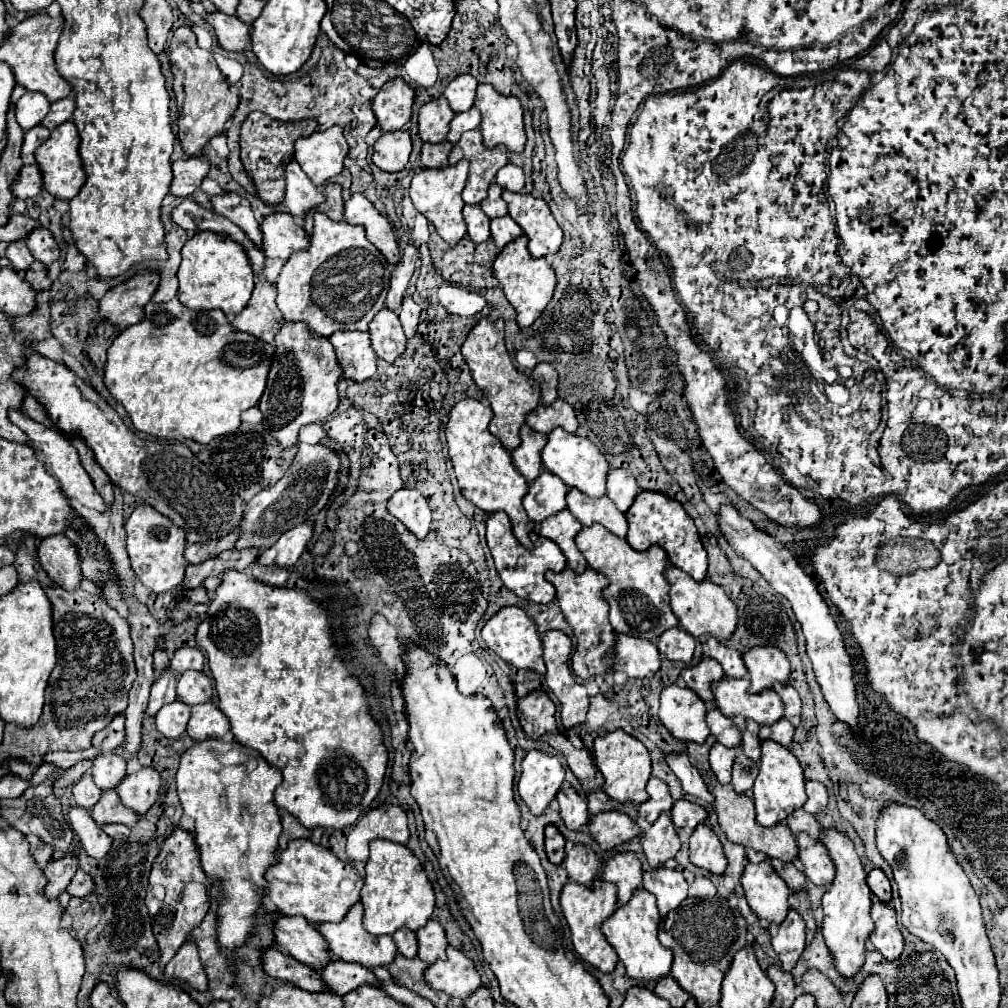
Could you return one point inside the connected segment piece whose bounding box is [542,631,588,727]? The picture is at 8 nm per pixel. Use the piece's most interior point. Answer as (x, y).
(572, 696)

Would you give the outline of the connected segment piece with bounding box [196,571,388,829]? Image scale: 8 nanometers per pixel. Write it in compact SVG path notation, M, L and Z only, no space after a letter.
M228 571L222 577L222 585L216 589L214 599L210 601L208 607L208 617L206 621L202 621L198 625L196 631L196 641L198 645L206 651L208 655L208 665L212 671L212 677L216 681L216 693L220 697L220 709L222 713L230 719L230 729L236 737L238 743L248 745L252 749L256 749L272 767L280 769L282 773L282 783L276 787L274 793L274 801L278 807L286 809L290 815L294 815L306 829L314 829L314 827L330 827L330 829L346 829L350 825L354 825L358 821L358 817L362 813L368 811L372 799L378 795L382 781L384 781L384 773L386 773L386 747L382 745L382 733L380 727L376 725L376 721L368 715L368 707L366 707L366 699L362 693L362 687L358 685L358 681L348 673L346 665L338 659L336 651L334 651L334 643L332 643L332 627L328 621L328 613L314 603L304 591L294 591L294 589L282 589L282 587L270 587L264 585L260 581L256 581L254 577L250 577L250 573L240 573L240 571Z

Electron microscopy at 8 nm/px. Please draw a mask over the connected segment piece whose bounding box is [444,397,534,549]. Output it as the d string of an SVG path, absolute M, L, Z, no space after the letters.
M472 397L460 399L452 409L446 425L446 441L448 441L448 453L452 467L456 471L456 479L460 485L462 495L474 503L476 507L484 509L486 513L494 511L504 511L510 517L514 537L524 545L532 547L532 541L528 533L534 529L534 523L528 519L524 507L522 507L522 497L526 495L526 479L518 473L518 469L510 461L510 451L502 449L498 445L496 437L488 431L488 423L492 419L492 409Z

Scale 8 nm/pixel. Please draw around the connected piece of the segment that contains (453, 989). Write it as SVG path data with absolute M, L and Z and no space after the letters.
M448 947L448 959L438 959L424 971L424 977L432 989L444 991L454 999L468 999L482 985L474 963L454 947Z

